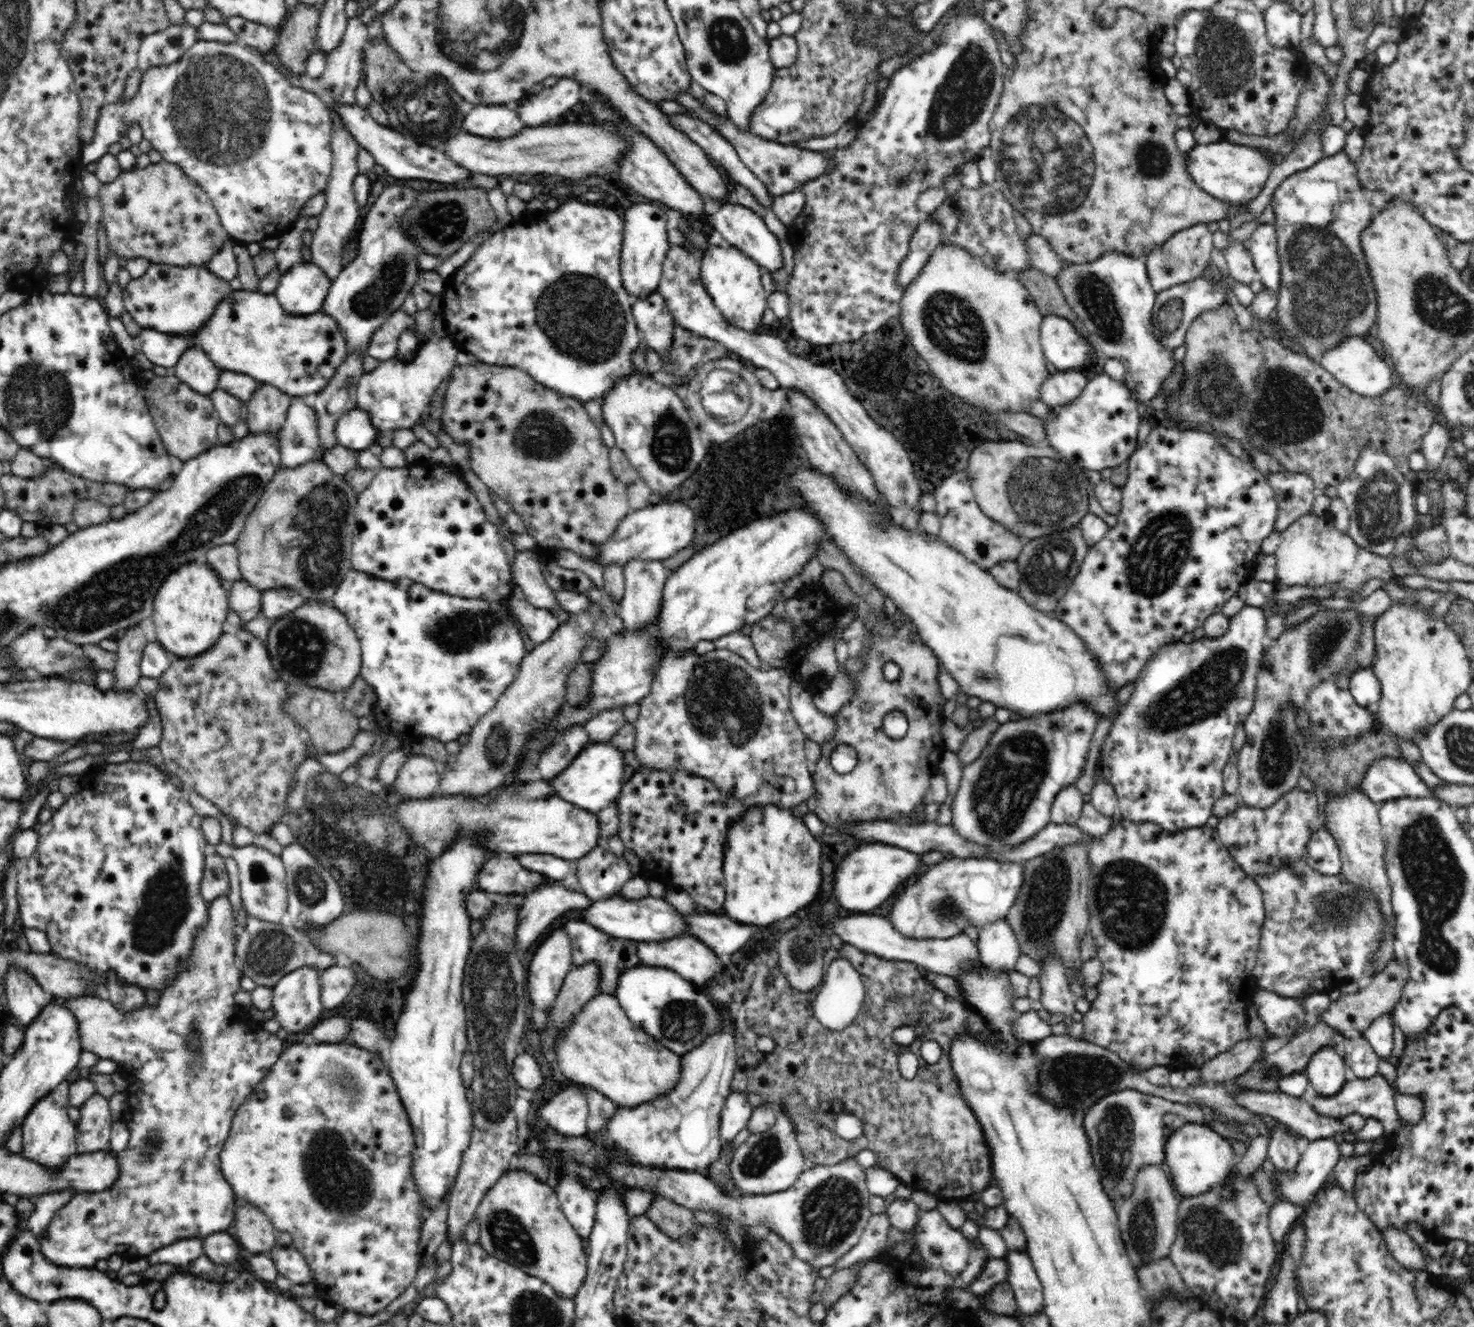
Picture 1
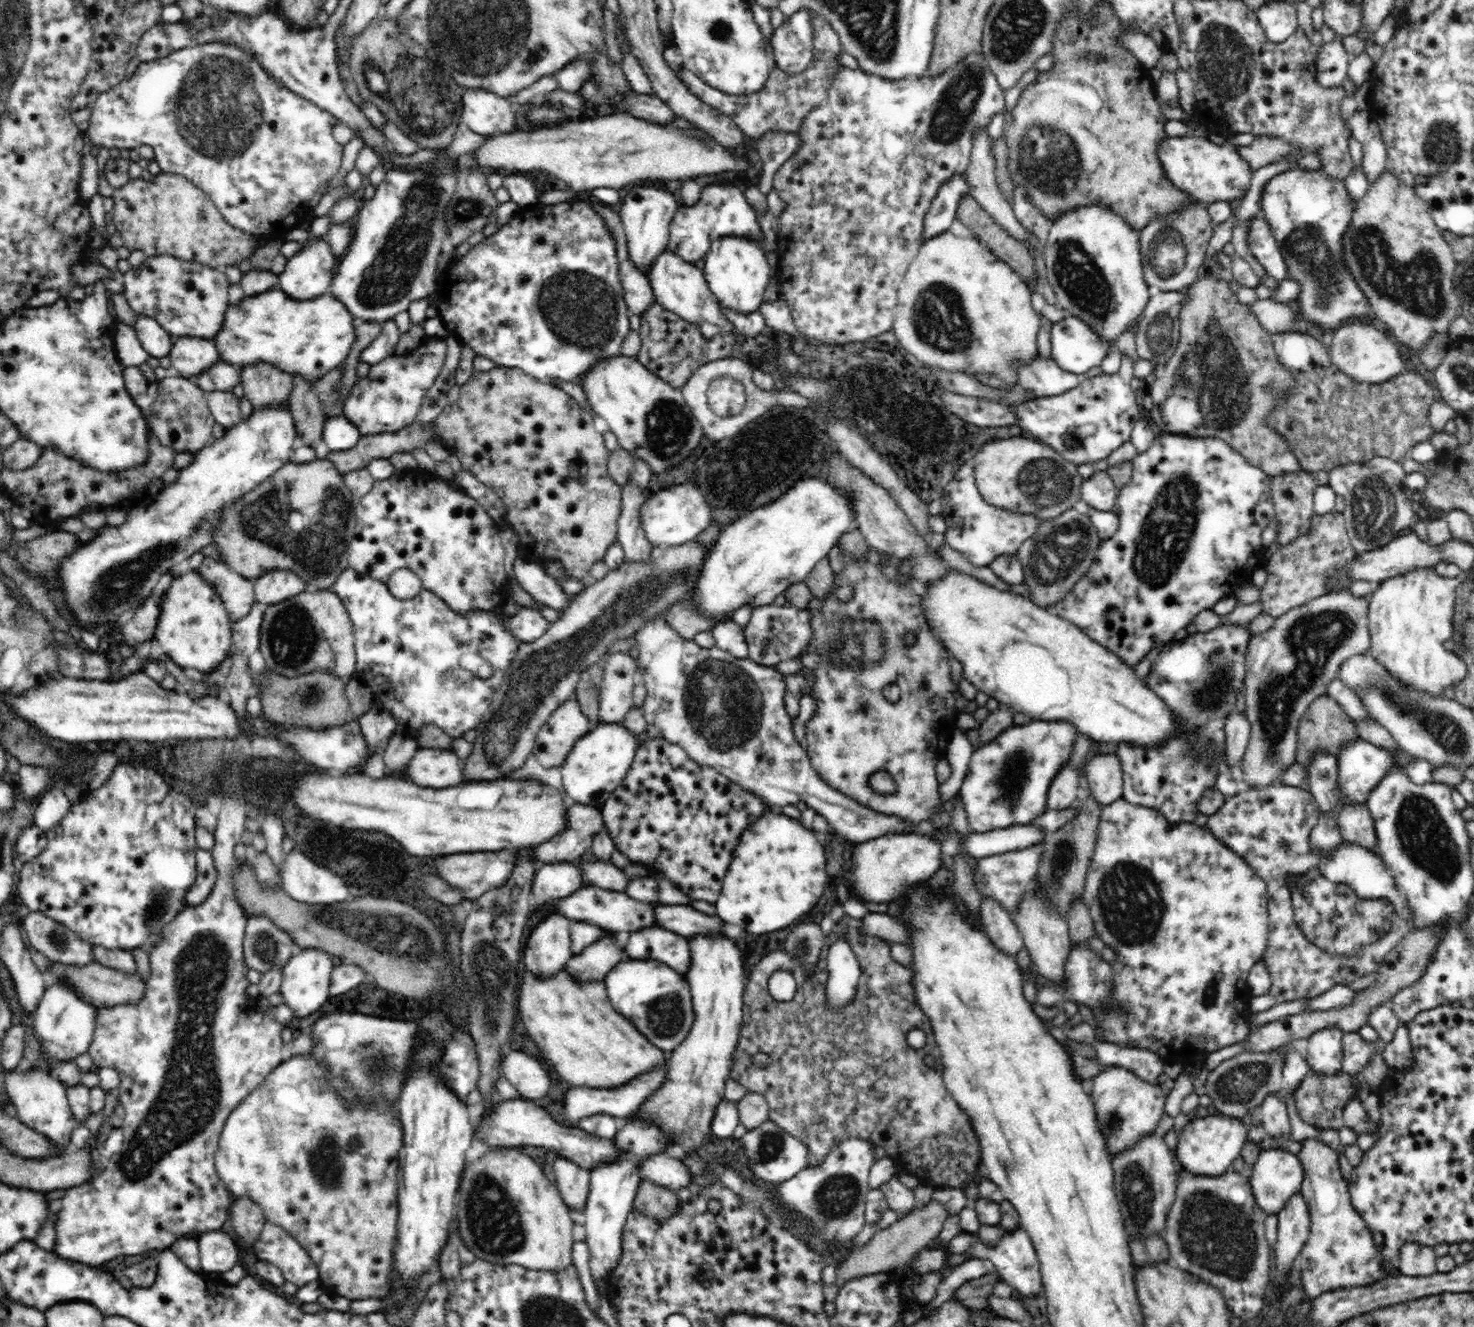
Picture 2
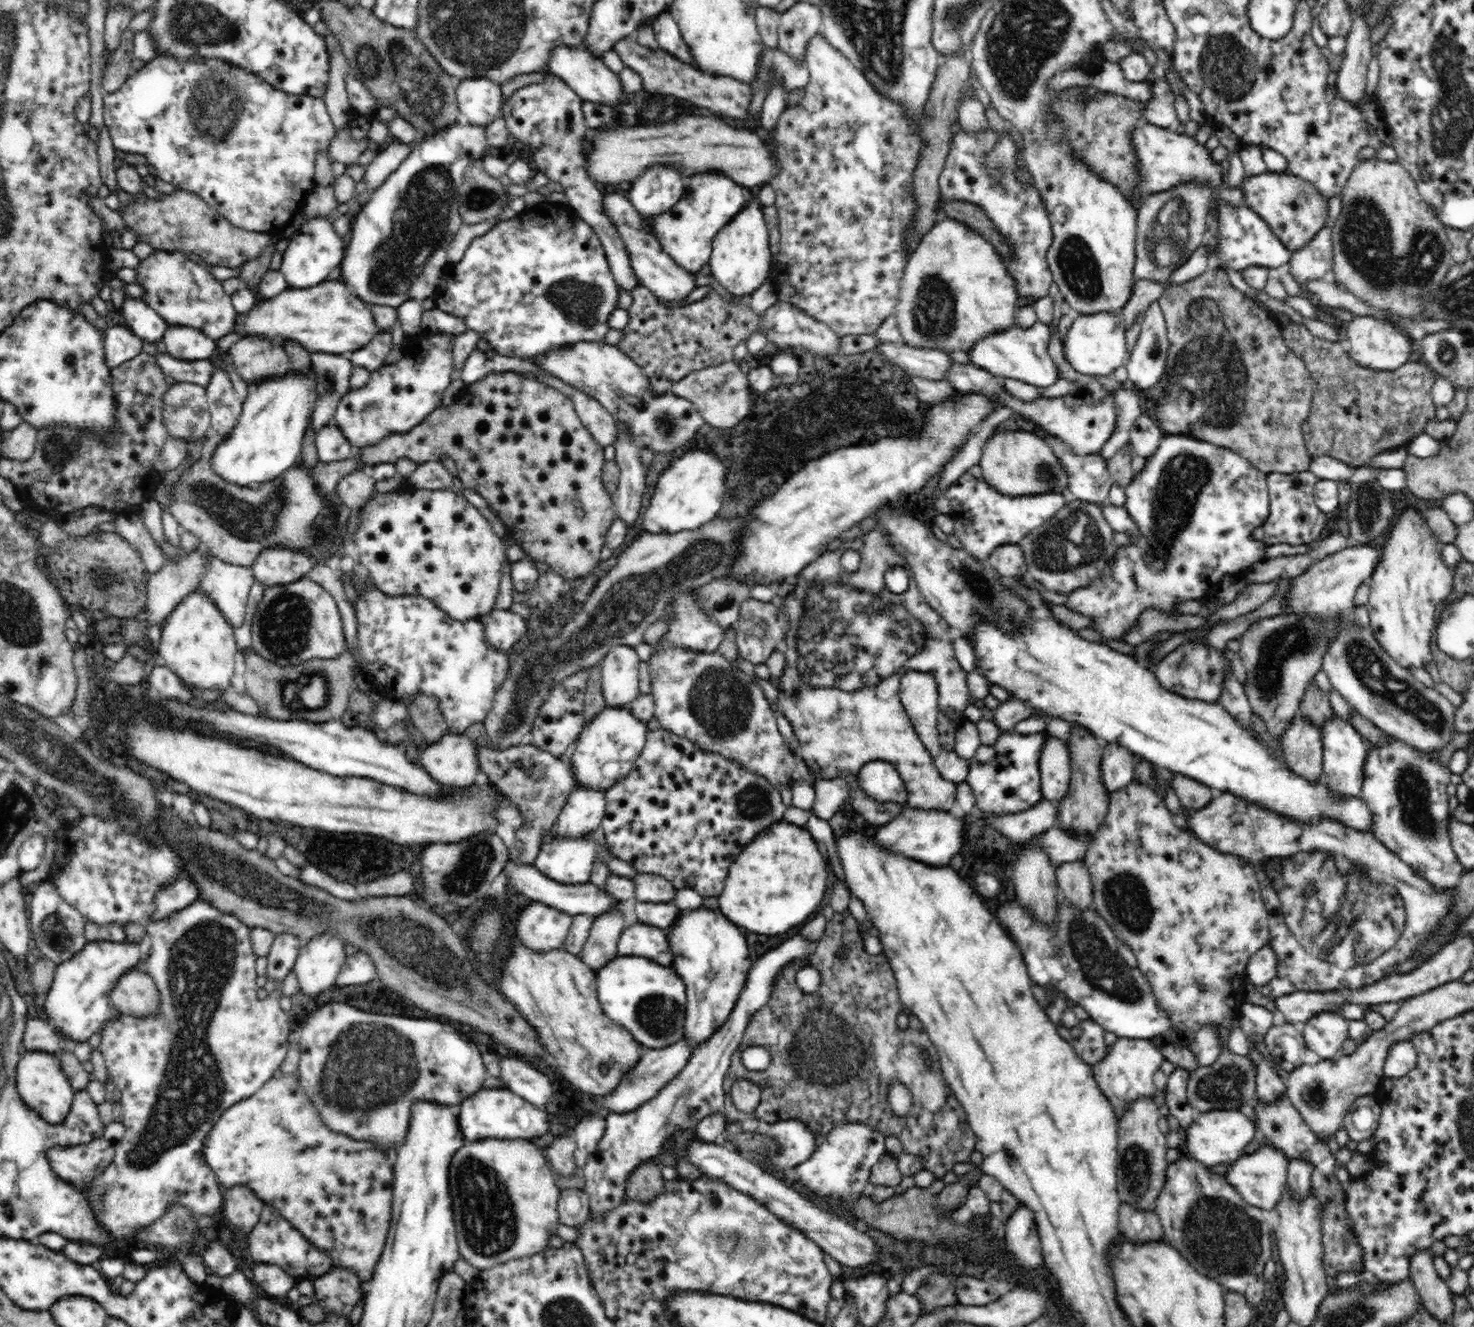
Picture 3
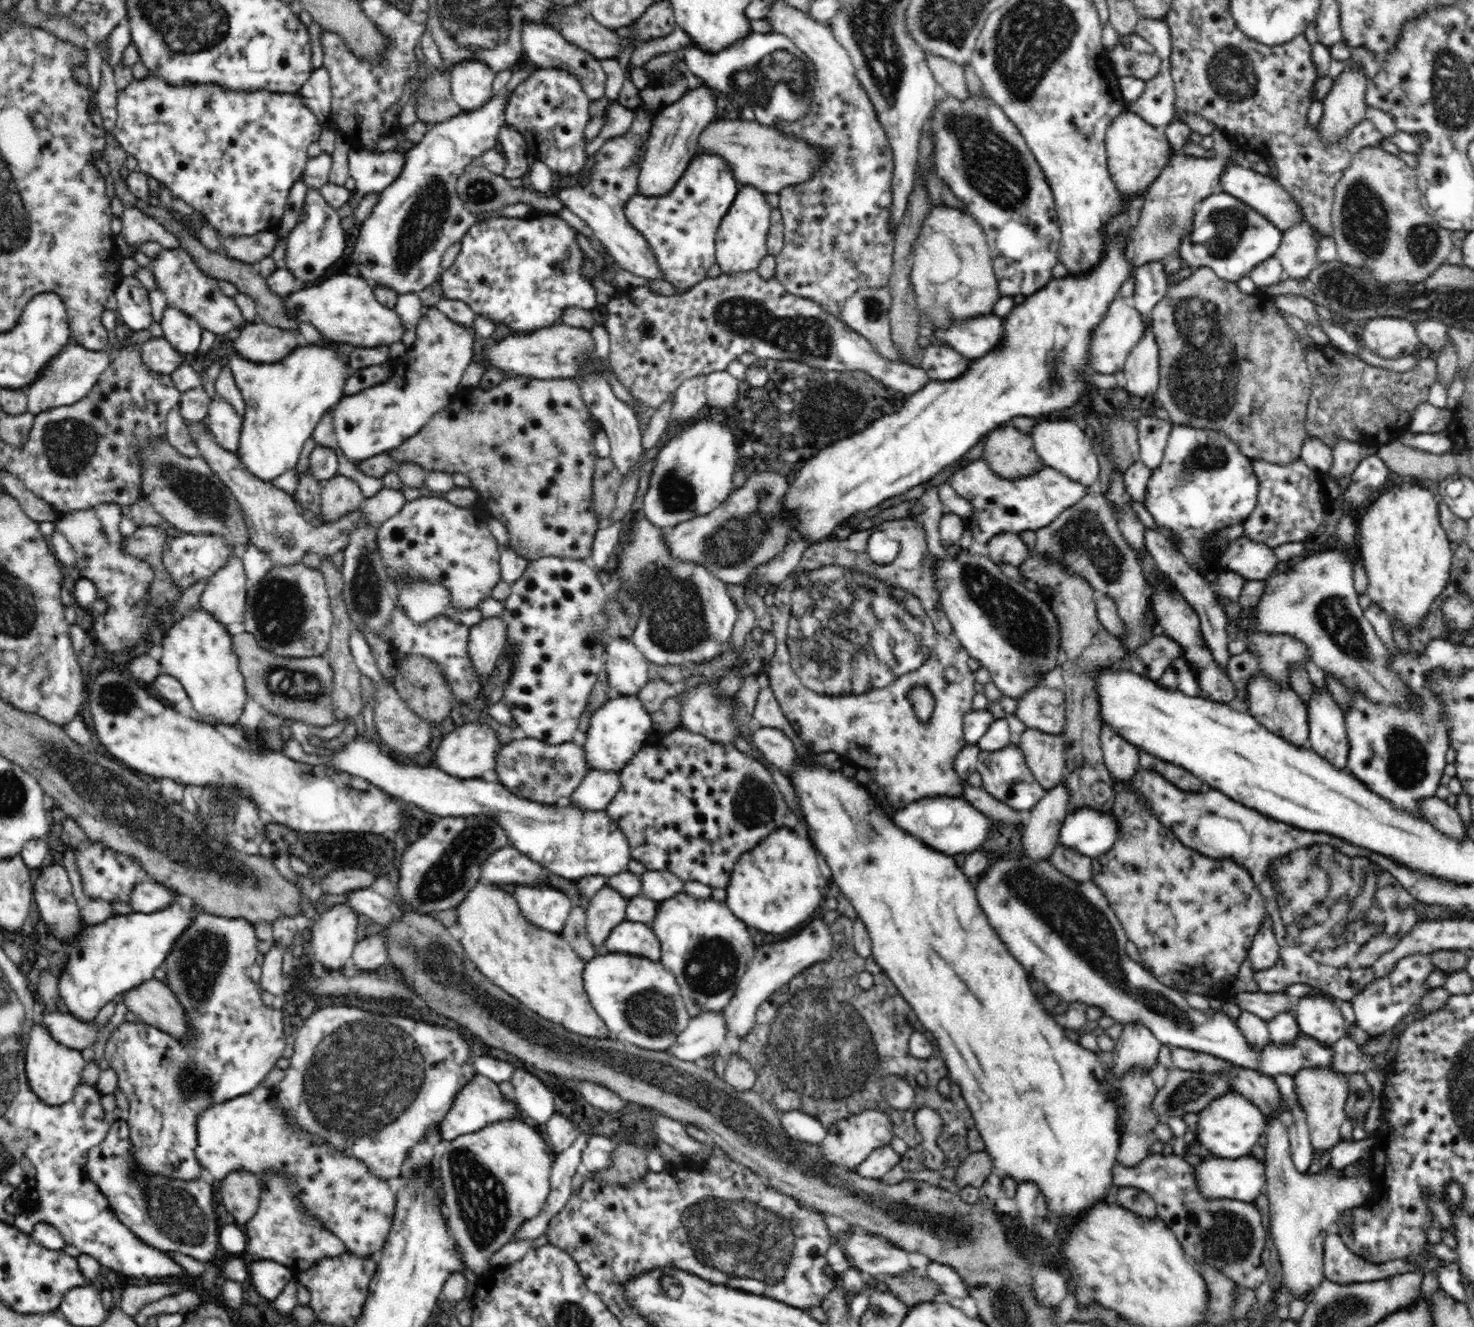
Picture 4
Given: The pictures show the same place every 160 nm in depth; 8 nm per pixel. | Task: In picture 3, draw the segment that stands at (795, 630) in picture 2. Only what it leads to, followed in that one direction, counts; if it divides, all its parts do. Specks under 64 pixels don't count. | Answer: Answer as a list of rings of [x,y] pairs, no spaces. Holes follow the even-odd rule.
[[[747,597],[738,609],[738,615],[734,625],[740,657],[753,665],[764,664],[770,658],[770,654],[784,643],[788,632],[786,611],[770,602],[760,602]]]

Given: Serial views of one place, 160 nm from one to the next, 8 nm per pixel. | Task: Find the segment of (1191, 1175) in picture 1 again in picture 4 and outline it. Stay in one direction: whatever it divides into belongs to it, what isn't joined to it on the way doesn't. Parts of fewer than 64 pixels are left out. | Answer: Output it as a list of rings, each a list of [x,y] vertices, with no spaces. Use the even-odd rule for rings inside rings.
[[[1237,1091],[1226,1092],[1220,1098],[1214,1098],[1198,1113],[1198,1118],[1196,1143],[1202,1144],[1216,1158],[1234,1159],[1250,1155],[1267,1124],[1262,1111]]]

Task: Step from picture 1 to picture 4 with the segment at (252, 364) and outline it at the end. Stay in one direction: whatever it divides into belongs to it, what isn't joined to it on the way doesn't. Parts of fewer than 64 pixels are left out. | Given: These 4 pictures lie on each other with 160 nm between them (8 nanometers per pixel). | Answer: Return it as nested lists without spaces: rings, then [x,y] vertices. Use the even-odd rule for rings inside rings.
[[[351,271],[350,276],[334,276],[318,286],[296,289],[284,299],[291,318],[311,324],[329,342],[375,347],[402,340],[403,324],[394,307],[382,306],[370,282]],[[123,277],[115,289],[117,314],[122,325],[132,331],[146,330],[154,324],[148,290],[136,277]]]

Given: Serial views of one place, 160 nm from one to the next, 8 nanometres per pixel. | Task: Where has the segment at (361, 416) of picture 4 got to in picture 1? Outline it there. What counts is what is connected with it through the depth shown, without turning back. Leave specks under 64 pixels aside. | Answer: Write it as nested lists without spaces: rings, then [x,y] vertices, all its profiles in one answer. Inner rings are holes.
[[[445,335],[444,338],[424,341],[410,359],[382,361],[378,368],[365,372],[356,385],[356,407],[370,415],[370,421],[380,431],[392,432],[398,428],[411,428],[416,420],[424,414],[431,404],[434,392],[444,378],[457,365],[460,349],[453,340]]]

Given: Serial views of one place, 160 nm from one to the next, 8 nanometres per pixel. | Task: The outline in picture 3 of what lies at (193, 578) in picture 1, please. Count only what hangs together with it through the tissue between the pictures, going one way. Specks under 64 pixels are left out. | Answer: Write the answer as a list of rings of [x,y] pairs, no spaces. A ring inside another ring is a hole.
[[[197,590],[191,592],[163,623],[161,639],[155,648],[158,660],[190,686],[226,690],[231,686],[234,658],[238,652],[232,629],[233,626],[208,595]]]

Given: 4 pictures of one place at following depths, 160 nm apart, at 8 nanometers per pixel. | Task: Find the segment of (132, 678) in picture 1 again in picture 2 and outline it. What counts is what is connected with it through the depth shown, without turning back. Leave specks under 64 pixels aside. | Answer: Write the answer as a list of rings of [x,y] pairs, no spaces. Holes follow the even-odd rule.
[[[152,594],[122,622],[122,634],[129,647],[138,647],[154,639],[160,616],[163,594],[152,599]]]

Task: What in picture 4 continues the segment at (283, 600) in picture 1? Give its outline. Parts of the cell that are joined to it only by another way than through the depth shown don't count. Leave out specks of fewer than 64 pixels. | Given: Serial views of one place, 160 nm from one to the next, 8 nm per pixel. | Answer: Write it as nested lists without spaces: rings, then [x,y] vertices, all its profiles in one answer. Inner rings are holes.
[[[202,422],[186,424],[189,428],[195,444],[198,446],[200,455],[210,469],[222,480],[236,501],[242,508],[244,522],[248,527],[248,537],[253,544],[263,550],[267,557],[278,566],[292,566],[302,563],[302,558],[306,554],[317,554],[320,556],[334,556],[336,552],[344,550],[350,542],[350,532],[358,524],[378,524],[381,525],[398,512],[407,504],[402,489],[394,490],[383,487],[374,496],[367,498],[362,505],[362,510],[357,509],[350,512],[348,516],[339,518],[336,522],[324,522],[319,526],[314,526],[301,515],[297,504],[293,500],[293,495],[278,489],[272,483],[262,481],[252,475],[240,458],[233,455],[230,451],[221,449],[217,444],[216,437],[212,432],[206,432],[208,426]]]

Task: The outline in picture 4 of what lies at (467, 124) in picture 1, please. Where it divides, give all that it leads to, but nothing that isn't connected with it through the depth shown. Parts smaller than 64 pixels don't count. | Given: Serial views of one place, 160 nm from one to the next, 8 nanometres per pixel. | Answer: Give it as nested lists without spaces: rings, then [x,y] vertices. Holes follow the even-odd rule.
[[[464,60],[449,69],[451,94],[462,111],[478,110],[484,107],[494,96],[492,81],[496,73],[482,61]]]

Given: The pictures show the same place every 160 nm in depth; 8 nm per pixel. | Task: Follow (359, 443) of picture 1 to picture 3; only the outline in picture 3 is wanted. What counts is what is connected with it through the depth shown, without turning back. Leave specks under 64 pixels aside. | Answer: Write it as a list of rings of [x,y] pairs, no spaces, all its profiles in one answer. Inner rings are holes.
[[[333,422],[323,426],[316,434],[315,446],[320,462],[340,462],[352,456],[354,449],[346,436]]]

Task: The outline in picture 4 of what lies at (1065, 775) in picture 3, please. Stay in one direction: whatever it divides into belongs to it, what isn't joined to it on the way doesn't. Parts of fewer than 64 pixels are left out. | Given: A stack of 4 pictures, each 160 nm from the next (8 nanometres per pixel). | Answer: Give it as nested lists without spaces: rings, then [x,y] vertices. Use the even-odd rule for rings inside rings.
[[[1026,728],[1016,745],[1024,753],[1025,766],[1046,791],[1064,781],[1066,758],[1062,735]]]

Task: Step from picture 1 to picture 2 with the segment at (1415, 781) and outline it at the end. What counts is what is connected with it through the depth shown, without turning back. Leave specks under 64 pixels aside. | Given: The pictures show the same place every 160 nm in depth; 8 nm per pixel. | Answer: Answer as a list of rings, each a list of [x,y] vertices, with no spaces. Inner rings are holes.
[[[1361,738],[1344,746],[1336,758],[1338,759],[1338,789],[1342,793],[1340,796],[1342,803],[1346,803],[1346,805],[1348,803],[1365,803],[1372,790],[1378,786],[1378,782],[1386,774],[1390,774],[1390,770],[1399,766],[1389,751]]]

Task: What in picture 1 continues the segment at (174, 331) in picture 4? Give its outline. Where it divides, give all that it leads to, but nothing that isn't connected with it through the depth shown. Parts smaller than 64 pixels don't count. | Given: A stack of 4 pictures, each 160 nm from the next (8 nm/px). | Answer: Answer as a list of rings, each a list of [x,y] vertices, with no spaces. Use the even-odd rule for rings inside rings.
[[[193,346],[182,354],[171,371],[182,382],[190,385],[192,390],[207,396],[217,389],[220,372],[203,350]]]

